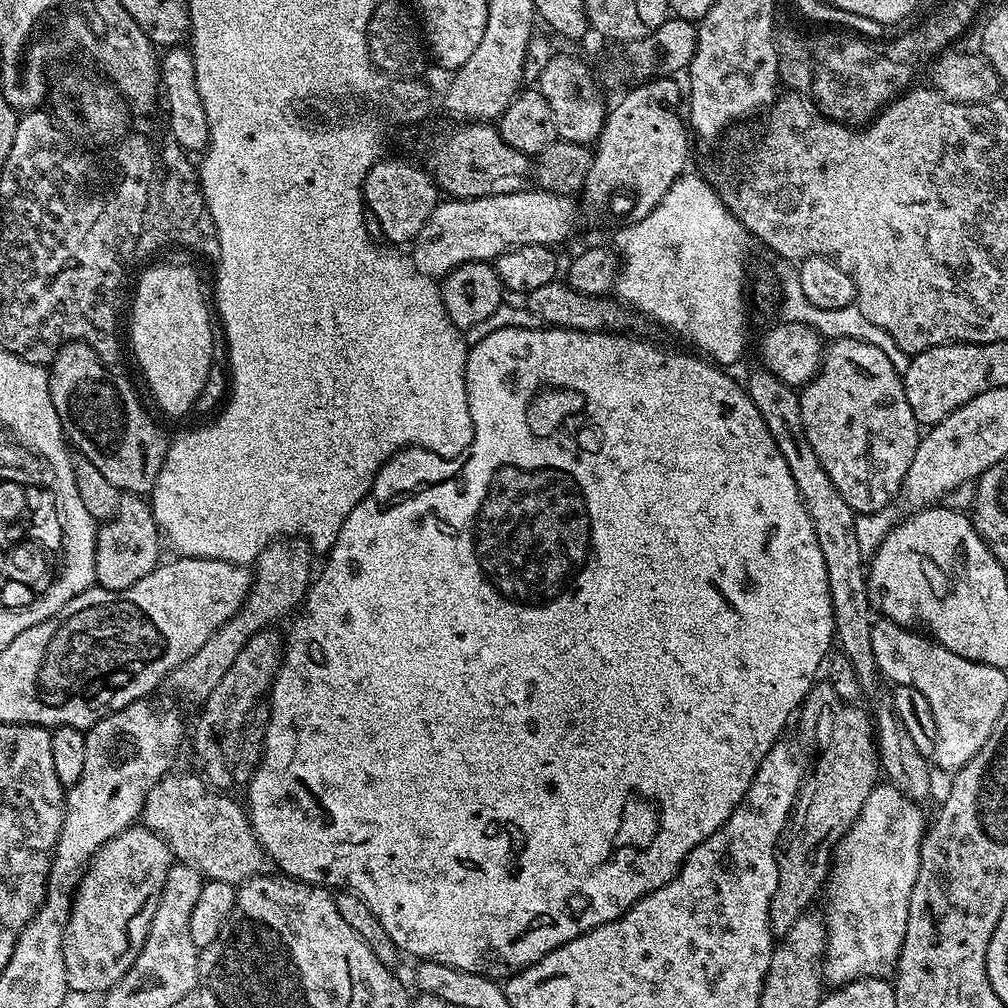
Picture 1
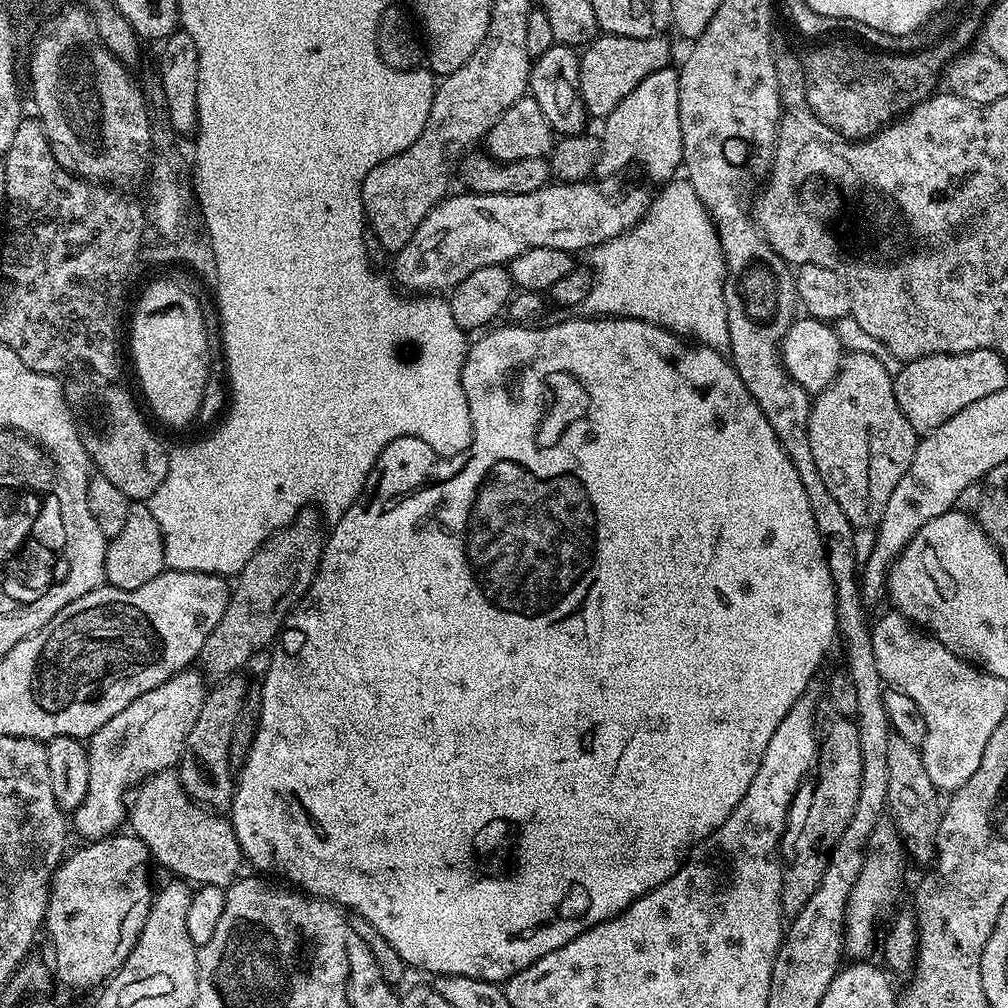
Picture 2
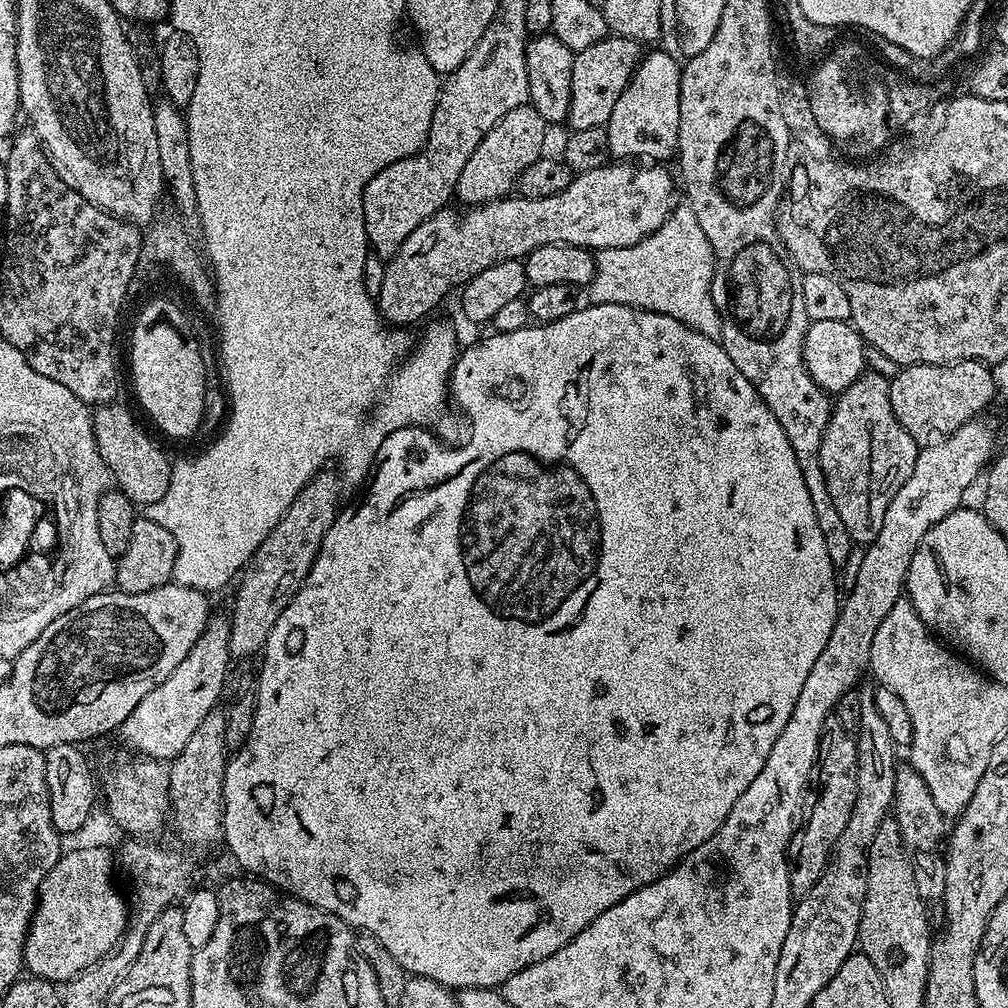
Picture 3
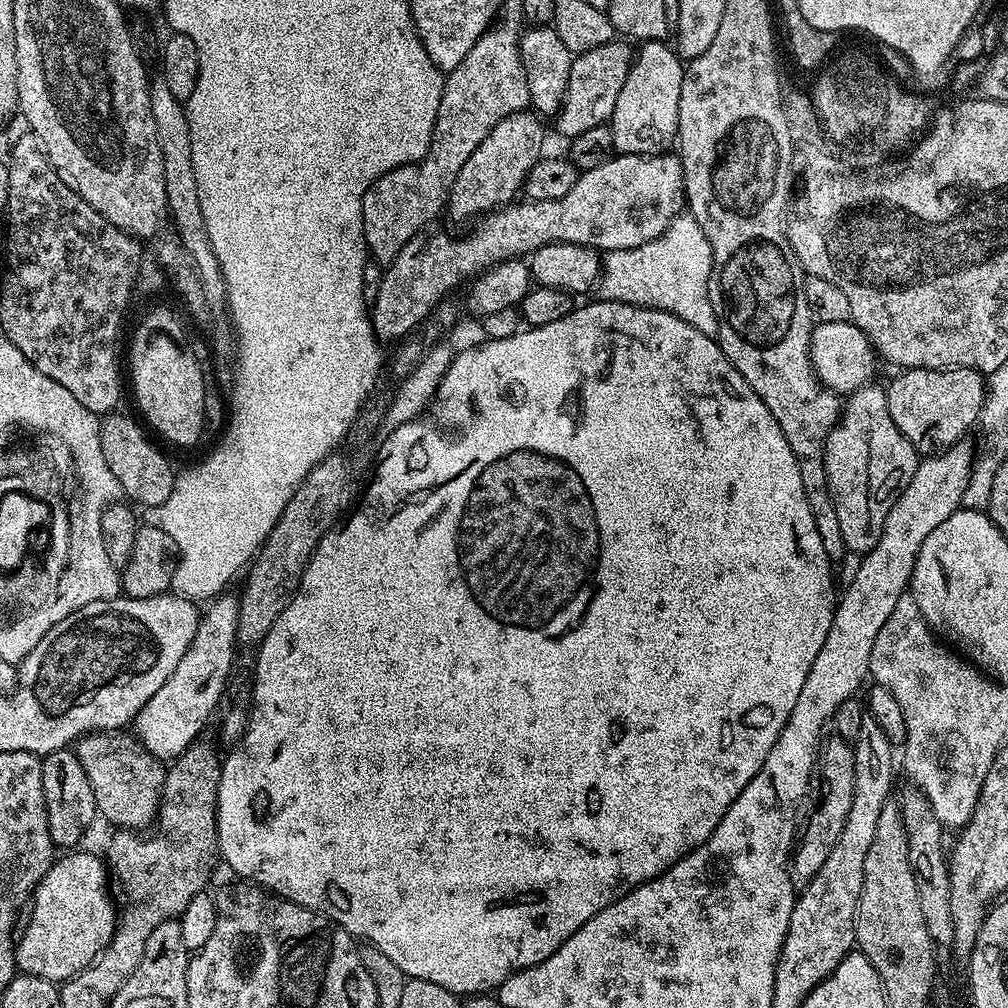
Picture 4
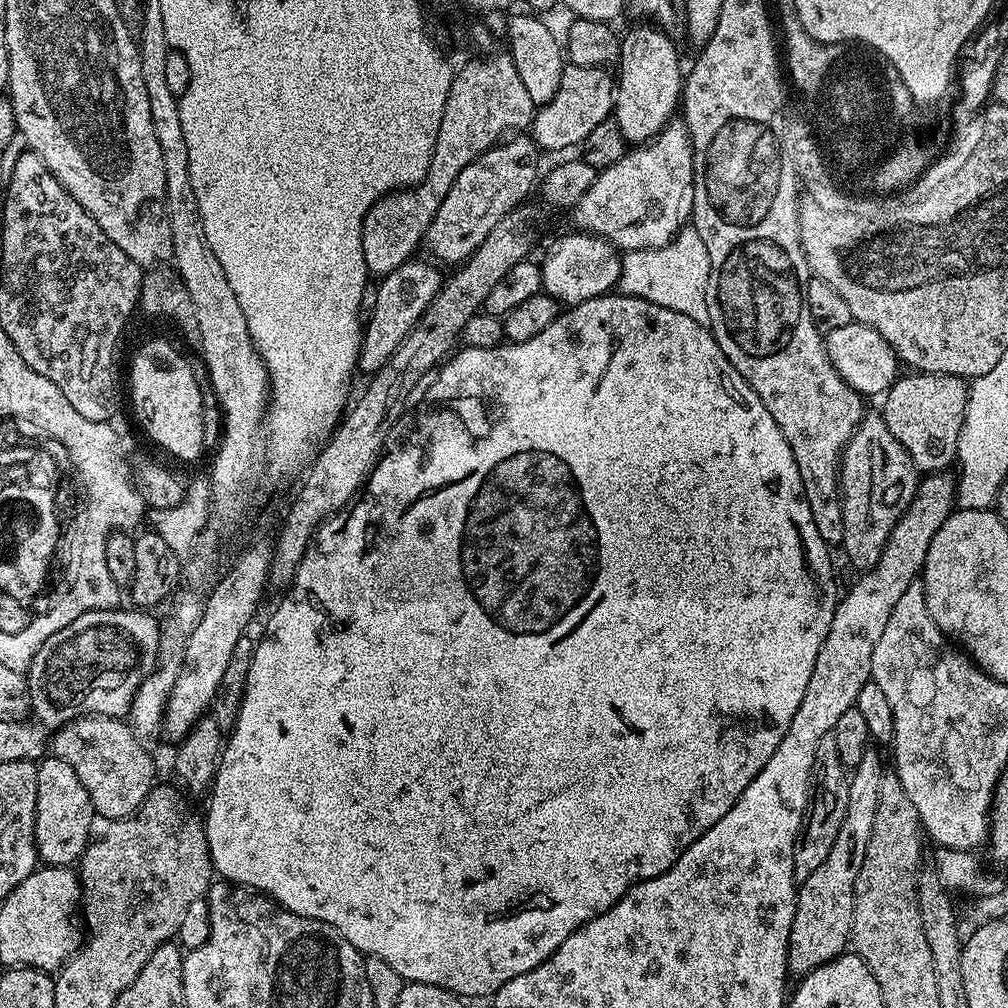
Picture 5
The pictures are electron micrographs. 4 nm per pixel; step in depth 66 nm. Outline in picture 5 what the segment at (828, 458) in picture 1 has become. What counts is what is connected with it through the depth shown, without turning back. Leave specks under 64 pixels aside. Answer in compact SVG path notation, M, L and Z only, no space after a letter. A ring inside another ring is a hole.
M865 415L840 455L840 501L844 519L842 551L856 570L873 568L902 514L916 497L918 473L906 450L890 434L883 415Z

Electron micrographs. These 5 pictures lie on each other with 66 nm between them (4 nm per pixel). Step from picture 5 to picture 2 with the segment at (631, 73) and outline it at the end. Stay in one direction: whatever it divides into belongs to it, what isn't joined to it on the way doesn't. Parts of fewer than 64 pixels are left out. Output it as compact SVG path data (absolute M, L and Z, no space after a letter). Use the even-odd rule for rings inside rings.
M669 66L642 78L608 116L603 117L604 132L600 136L600 161L596 167L599 175L612 176L631 164L641 164L652 180L667 182L681 171L682 126L678 110L680 73Z

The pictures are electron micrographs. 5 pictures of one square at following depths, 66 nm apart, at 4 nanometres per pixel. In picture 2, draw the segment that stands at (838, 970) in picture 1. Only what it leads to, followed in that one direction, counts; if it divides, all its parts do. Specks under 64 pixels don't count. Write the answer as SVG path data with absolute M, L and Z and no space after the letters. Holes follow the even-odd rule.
M881 822L876 825L876 829L872 832L872 836L868 839L868 847L862 866L862 874L858 874L858 878L854 882L854 886L850 890L850 898L848 905L844 911L844 952L852 955L851 959L856 962L863 961L872 952L872 947L878 944L878 928L876 932L876 923L880 920L883 912L891 913L897 907L896 899L900 896L900 883L904 880L904 860L906 861L906 853L902 843L902 837L891 823Z

